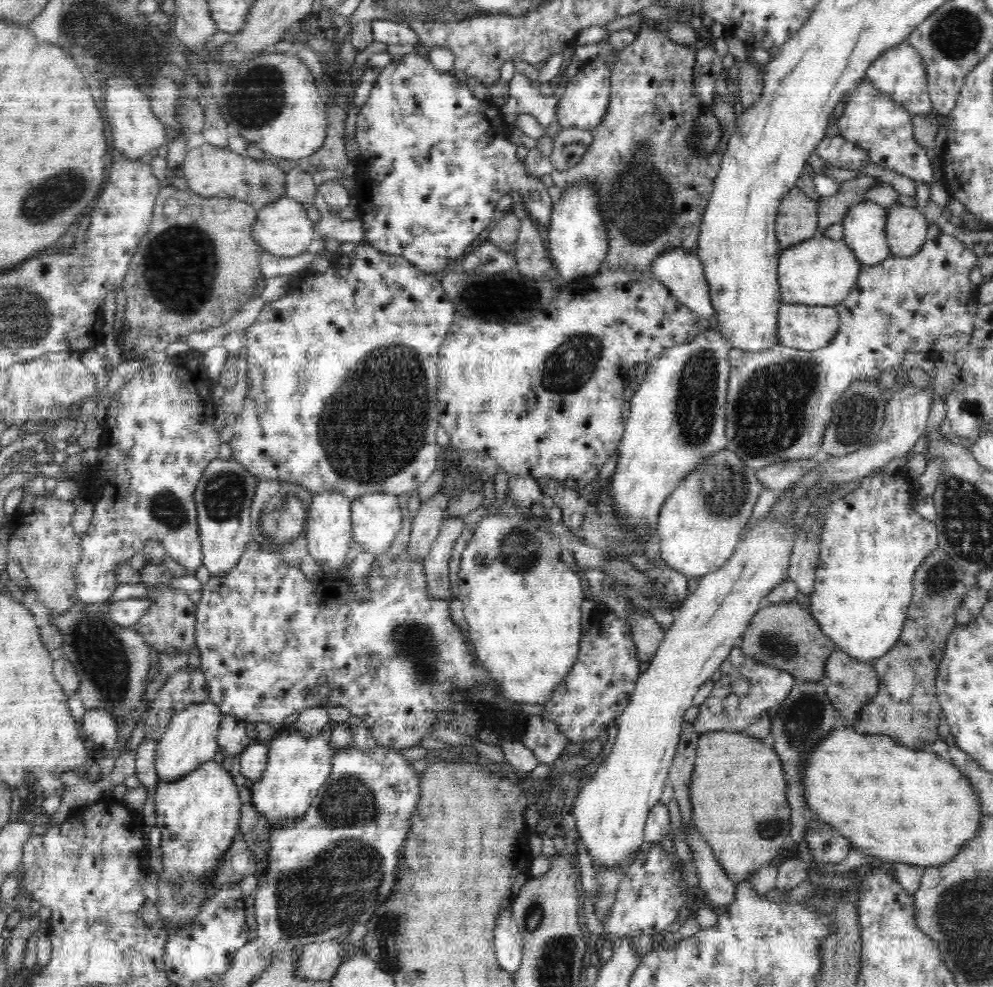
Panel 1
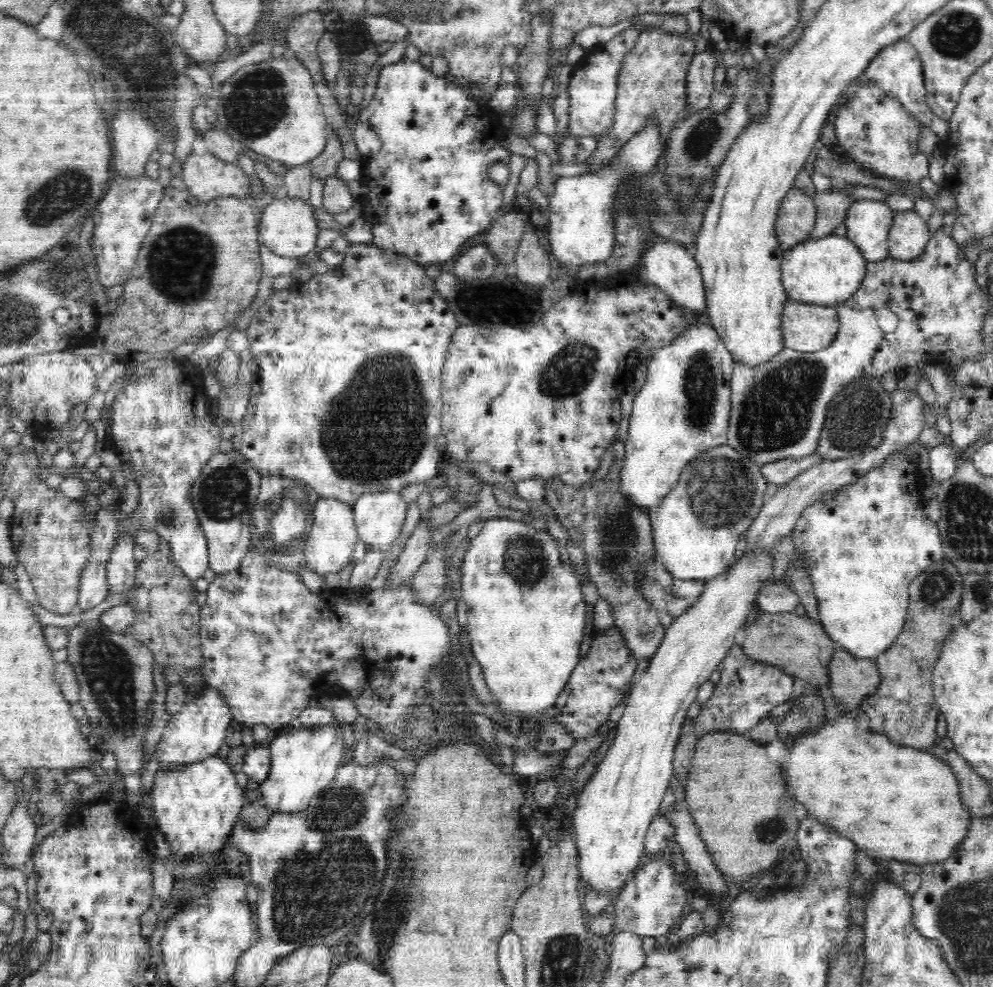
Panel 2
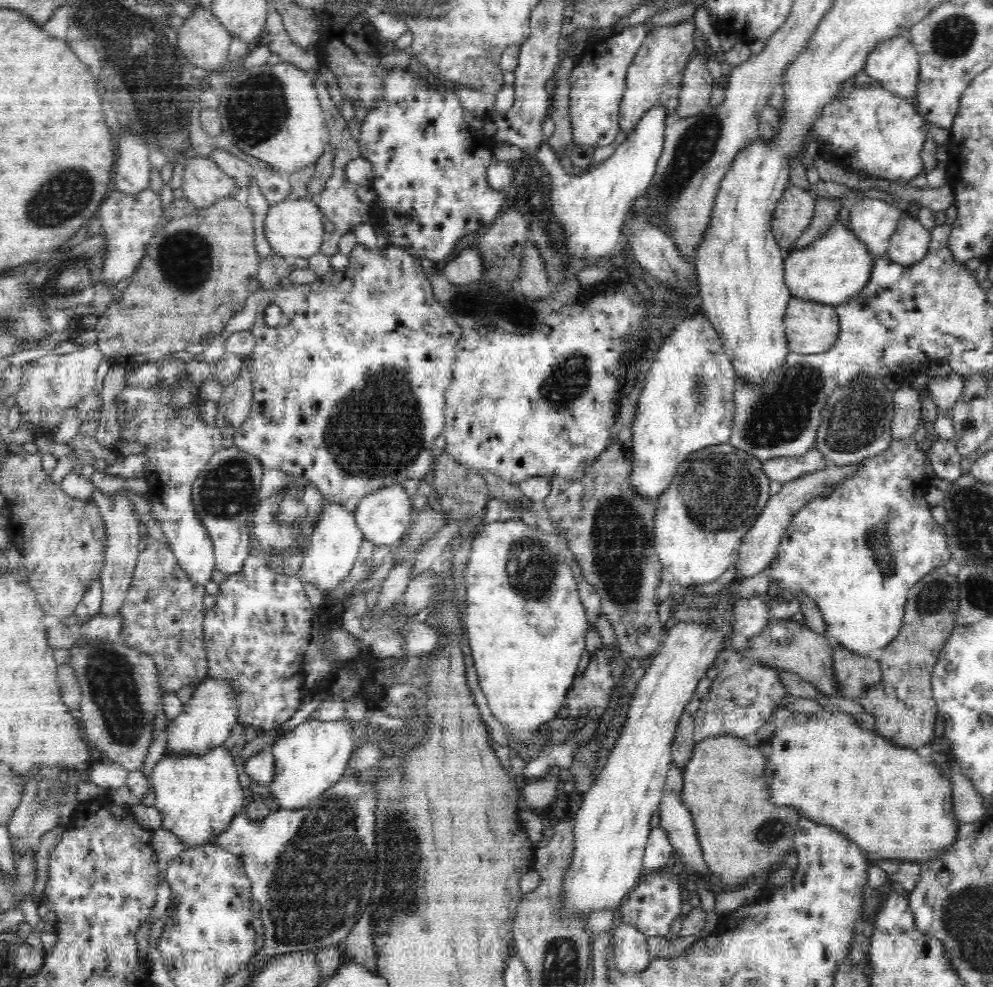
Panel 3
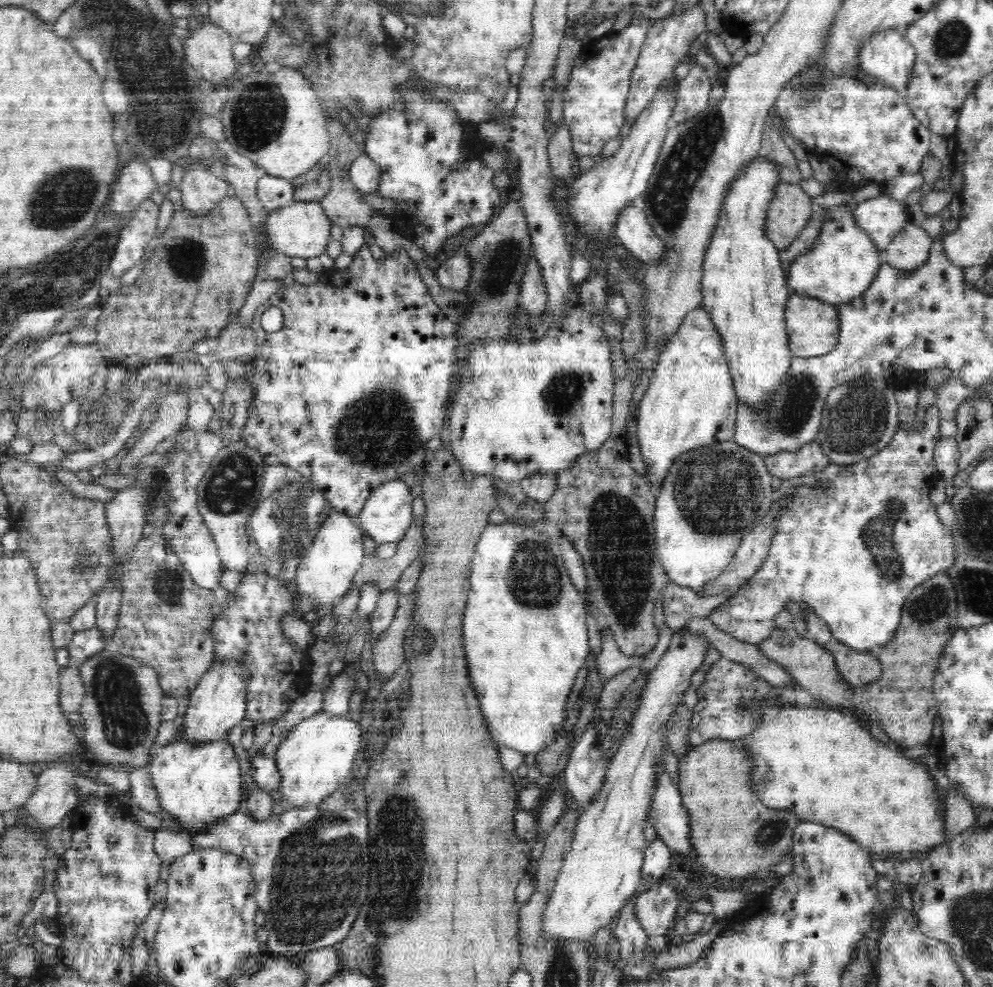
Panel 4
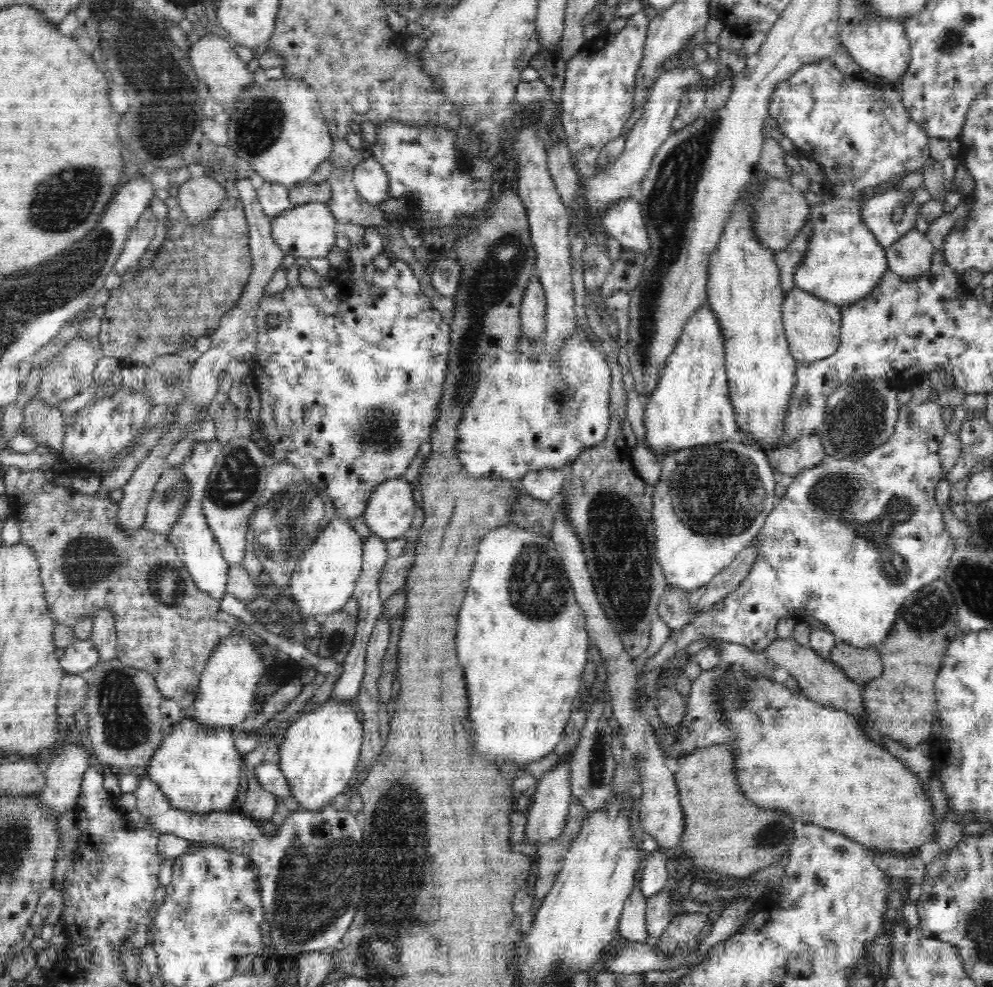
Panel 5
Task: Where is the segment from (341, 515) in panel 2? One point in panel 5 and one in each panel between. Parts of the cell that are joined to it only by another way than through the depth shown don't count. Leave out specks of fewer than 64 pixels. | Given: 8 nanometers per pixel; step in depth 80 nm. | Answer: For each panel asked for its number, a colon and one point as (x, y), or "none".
3: (333, 550)
4: (323, 577)
5: (324, 580)

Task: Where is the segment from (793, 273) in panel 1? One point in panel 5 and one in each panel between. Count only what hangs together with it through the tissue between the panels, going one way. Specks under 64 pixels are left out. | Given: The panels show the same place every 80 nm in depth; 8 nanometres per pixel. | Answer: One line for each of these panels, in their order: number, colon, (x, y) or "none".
2: (829, 270)
3: (836, 266)
4: (840, 266)
5: (861, 134)

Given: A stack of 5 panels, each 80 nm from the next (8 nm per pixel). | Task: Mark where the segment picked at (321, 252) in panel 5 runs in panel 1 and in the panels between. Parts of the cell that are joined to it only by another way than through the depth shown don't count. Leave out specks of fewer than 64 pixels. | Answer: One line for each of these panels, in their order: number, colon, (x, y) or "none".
1: (283, 228)
2: (287, 226)
3: (295, 227)
4: (302, 229)

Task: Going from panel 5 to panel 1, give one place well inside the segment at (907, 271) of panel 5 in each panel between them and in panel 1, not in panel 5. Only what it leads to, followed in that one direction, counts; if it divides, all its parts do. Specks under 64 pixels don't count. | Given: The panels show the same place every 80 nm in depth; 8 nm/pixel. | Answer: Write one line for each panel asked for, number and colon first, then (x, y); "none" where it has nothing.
1: (906, 227)
2: (910, 234)
3: (910, 242)
4: (910, 249)

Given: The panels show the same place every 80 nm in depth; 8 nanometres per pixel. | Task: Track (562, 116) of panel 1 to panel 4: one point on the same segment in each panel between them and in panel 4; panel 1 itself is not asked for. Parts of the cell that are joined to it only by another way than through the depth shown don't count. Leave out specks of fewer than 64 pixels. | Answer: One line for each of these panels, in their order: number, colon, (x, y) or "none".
2: (593, 90)
3: (598, 81)
4: (596, 94)

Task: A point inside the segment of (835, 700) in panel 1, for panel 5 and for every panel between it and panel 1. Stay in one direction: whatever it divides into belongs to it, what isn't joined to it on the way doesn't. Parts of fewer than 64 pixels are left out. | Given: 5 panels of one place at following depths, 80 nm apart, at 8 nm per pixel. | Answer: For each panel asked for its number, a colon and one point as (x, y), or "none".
2: (852, 680)
3: (855, 675)
4: (858, 669)
5: (861, 665)

